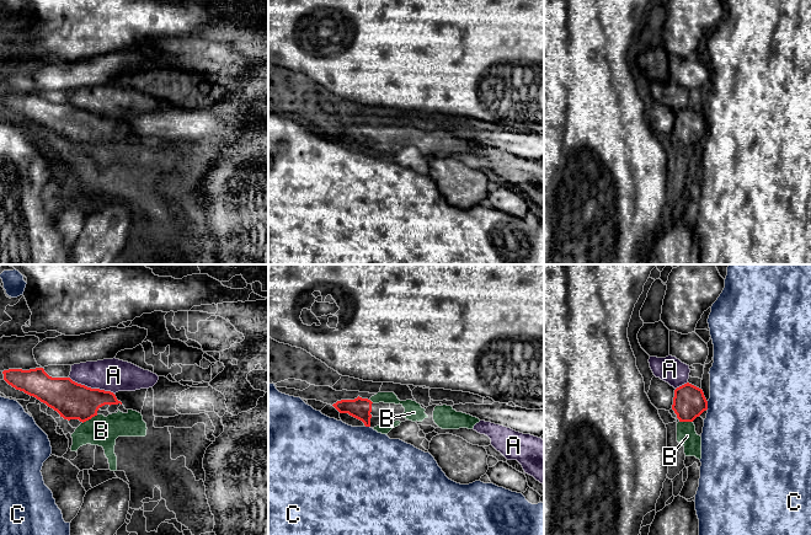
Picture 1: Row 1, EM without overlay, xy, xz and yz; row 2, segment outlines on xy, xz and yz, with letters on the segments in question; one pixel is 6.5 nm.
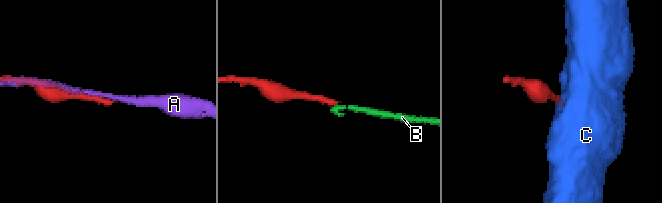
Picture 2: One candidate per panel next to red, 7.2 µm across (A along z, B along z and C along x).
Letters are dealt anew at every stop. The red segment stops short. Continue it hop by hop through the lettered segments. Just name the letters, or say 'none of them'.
B

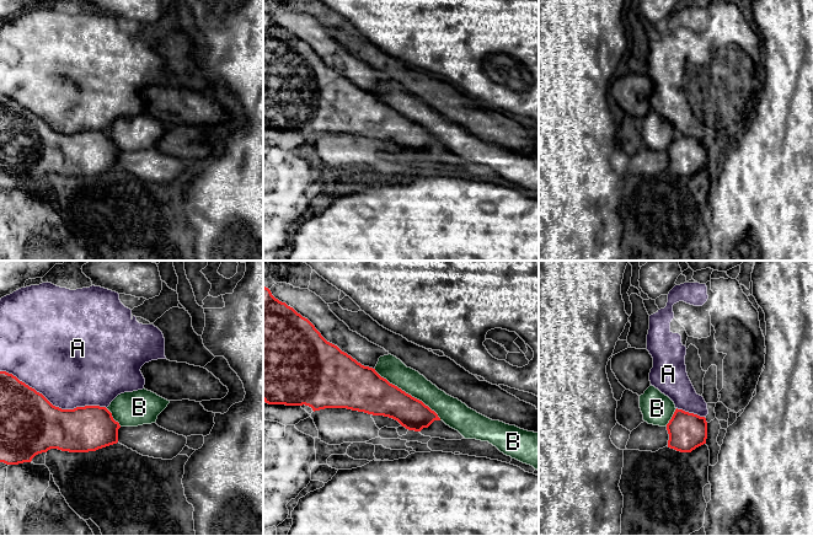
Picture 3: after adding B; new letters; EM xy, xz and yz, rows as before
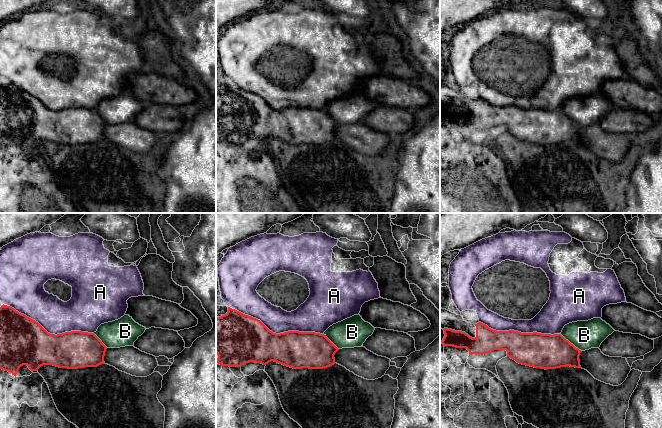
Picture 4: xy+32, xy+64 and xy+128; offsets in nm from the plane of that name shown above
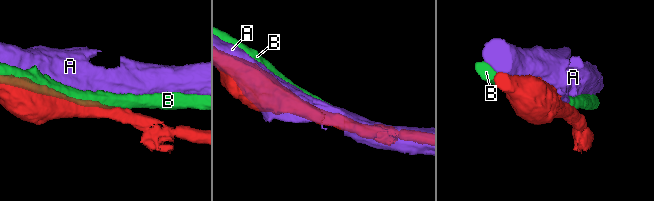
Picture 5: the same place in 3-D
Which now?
none of them

